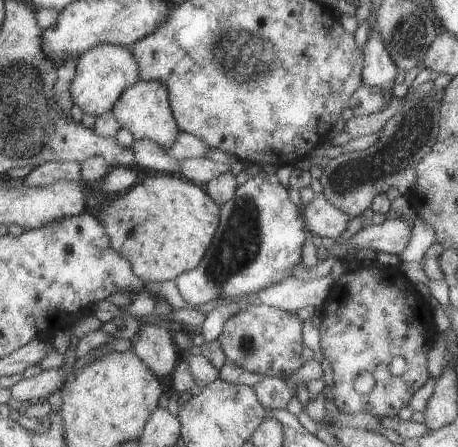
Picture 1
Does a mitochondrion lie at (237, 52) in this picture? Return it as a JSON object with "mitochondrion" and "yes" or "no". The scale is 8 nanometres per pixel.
{"mitochondrion":"yes"}

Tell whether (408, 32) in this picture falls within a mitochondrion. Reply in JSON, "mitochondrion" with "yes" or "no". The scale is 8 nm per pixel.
{"mitochondrion":"yes"}

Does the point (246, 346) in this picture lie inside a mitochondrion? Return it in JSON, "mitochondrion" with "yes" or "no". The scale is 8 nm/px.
{"mitochondrion":"yes"}

